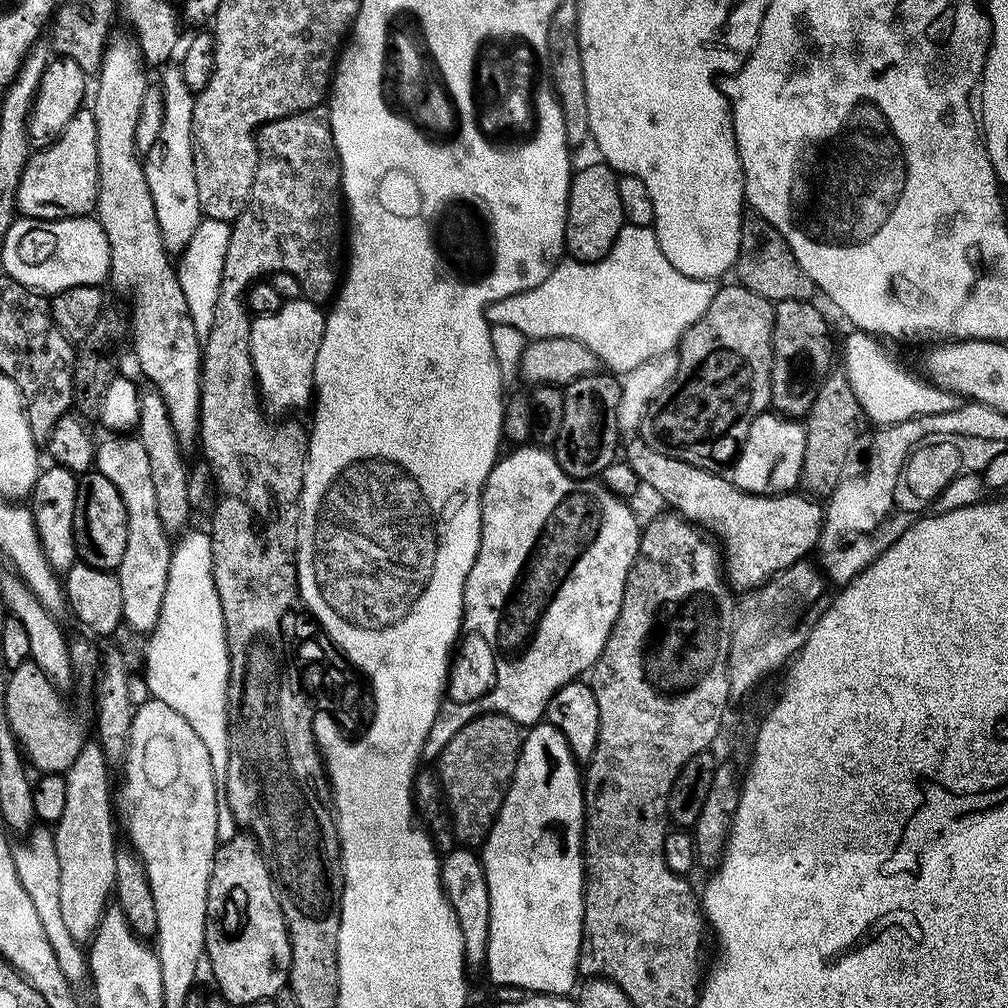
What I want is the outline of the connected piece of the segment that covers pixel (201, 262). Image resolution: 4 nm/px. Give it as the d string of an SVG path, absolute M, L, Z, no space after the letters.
M208 217L201 219L200 224L191 236L190 242L179 255L176 264L179 285L182 286L183 296L186 298L191 320L194 322L195 332L201 338L208 336L212 326L231 230L229 221Z

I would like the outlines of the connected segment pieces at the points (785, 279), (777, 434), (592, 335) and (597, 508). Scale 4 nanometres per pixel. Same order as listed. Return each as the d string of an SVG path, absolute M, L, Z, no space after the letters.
M754 216L752 220L745 219L741 225L739 257L734 265L737 281L752 293L765 297L767 300L779 302L781 300L811 301L816 294L816 287L811 278L797 264L789 244L776 228L765 220Z
M765 410L756 416L755 422L750 426L750 430L744 439L744 444L740 448L740 454L734 461L730 479L743 492L752 492L756 496L774 496L791 492L797 487L795 484L799 485L801 483L800 471L804 461L805 446L804 424L799 419L785 418L779 413Z
M627 223L619 230L607 255L599 261L561 259L538 286L499 299L487 308L485 316L489 325L514 327L530 340L550 337L575 340L583 347L588 346L609 367L609 371L623 376L642 362L673 351L690 326L698 322L702 314L706 314L717 291L716 280L694 280L674 270L662 254L656 233L651 227Z
M516 446L509 456L501 455L484 480L483 491L479 493L480 544L476 562L464 584L464 619L461 621L461 640L458 646L460 654L455 655L446 684L446 697L441 701L440 709L431 728L429 741L434 742L435 749L444 748L450 738L482 713L505 715L521 726L532 726L541 721L547 711L552 695L570 681L587 673L595 664L606 646L608 636L616 624L622 606L626 578L632 564L636 561L640 545L641 521L636 521L632 508L623 504L621 497L613 492L607 484L596 478L577 478L566 474L556 461L555 455L544 446Z

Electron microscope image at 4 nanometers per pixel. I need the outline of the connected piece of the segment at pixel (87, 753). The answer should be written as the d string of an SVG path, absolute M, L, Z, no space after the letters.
M86 742L80 744L80 753L77 756L77 760L73 762L73 765L68 768L66 773L66 779L68 781L68 793L66 794L66 810L62 810L62 818L55 821L54 824L54 846L57 848L58 863L59 863L59 905L62 910L63 921L66 922L66 927L70 930L70 934L76 941L88 942L92 937L96 935L96 927L100 925L100 920L104 917L106 909L109 907L110 897L113 895L116 887L116 849L118 847L118 841L116 841L116 828L112 825L112 816L114 820L114 796L108 793L108 768L104 765L104 759L106 759L106 753L99 743L93 742L93 744L86 744Z

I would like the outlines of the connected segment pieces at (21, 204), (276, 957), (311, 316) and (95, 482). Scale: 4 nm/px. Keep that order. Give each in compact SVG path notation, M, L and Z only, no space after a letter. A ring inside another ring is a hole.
M82 110L70 118L64 134L49 148L33 151L16 191L19 215L33 220L67 220L70 216L87 216L95 209L98 174L98 130L91 110Z
M240 835L244 836L232 836L216 850L208 887L204 951L207 967L212 967L212 976L224 999L235 1001L236 992L240 992L241 1005L247 1006L255 1000L267 1000L270 994L286 987L292 943L267 859L255 836Z
M307 298L285 299L283 306L274 314L269 316L260 314L251 321L249 352L252 355L258 392L265 401L268 399L276 408L300 408L307 400L309 403L313 399L314 385L309 377L314 370L318 346L324 337L324 322L326 319L325 313L320 313L320 310L322 308L319 303L313 303Z
M92 470L80 480L76 515L82 529L82 544L78 556L83 563L92 564L95 568L105 570L119 569L122 554L126 550L126 534L128 533L128 515L126 506L110 478L101 472ZM84 527L84 532L83 528ZM84 544L88 548L84 548Z

